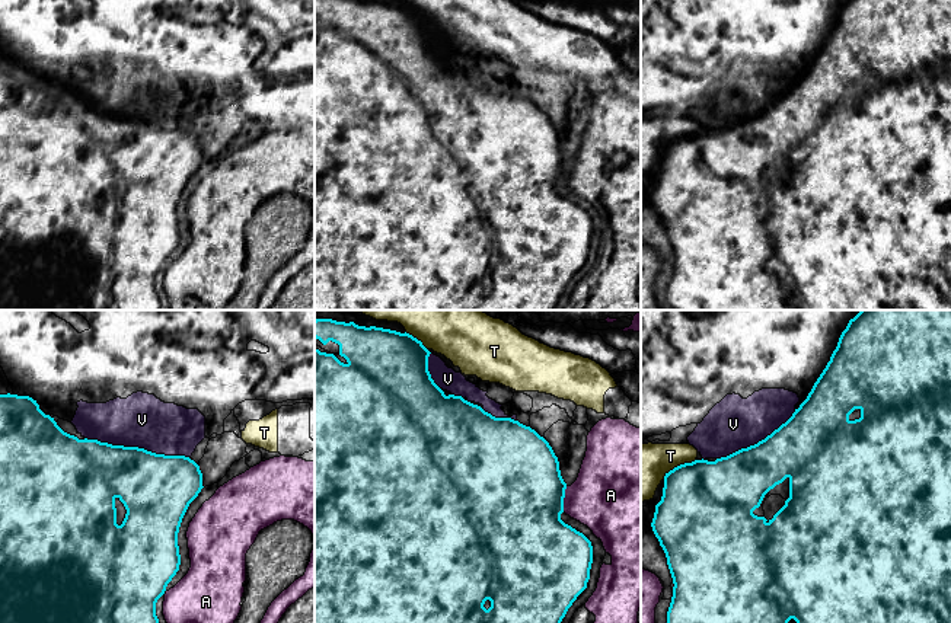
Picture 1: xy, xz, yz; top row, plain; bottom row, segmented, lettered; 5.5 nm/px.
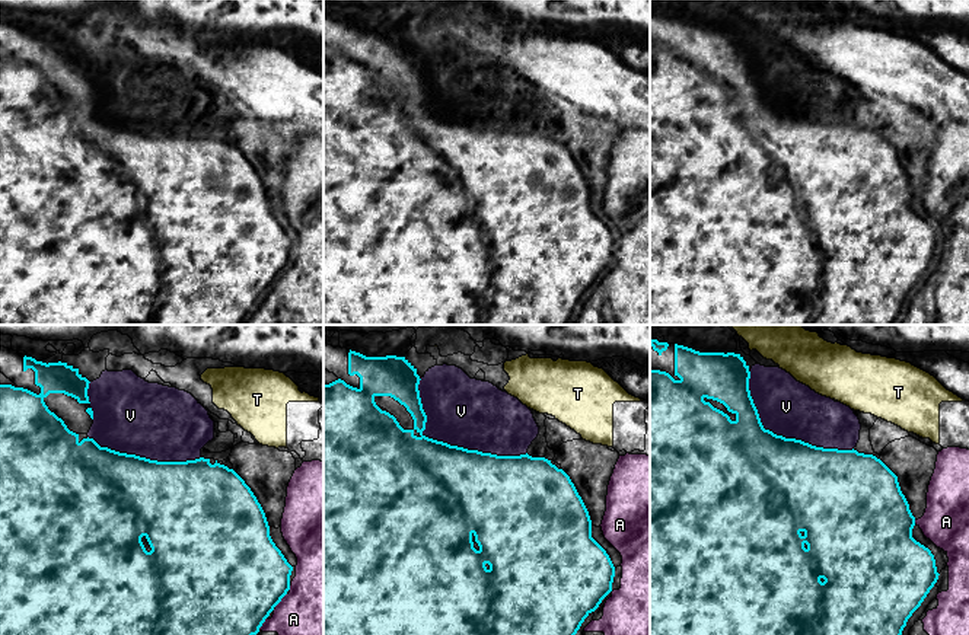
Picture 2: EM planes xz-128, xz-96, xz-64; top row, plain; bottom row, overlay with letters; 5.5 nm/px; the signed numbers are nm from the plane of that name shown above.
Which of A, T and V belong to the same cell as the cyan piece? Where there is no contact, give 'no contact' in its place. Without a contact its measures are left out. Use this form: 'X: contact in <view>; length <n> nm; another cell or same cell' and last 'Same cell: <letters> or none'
A: contact in xz; length 150 nm; another cell
T: contact in yz; length 220 nm; another cell
V: contact in xy; length 600 nm; same cell
Same cell: V

